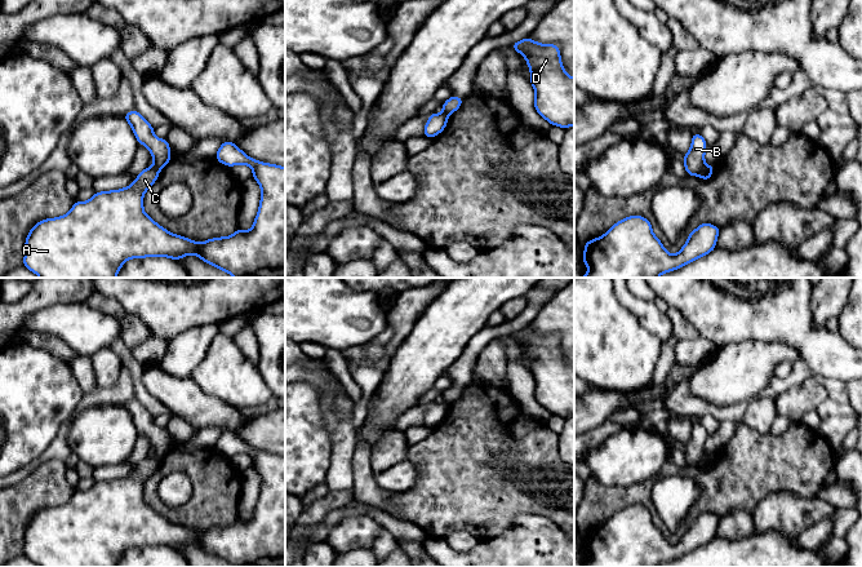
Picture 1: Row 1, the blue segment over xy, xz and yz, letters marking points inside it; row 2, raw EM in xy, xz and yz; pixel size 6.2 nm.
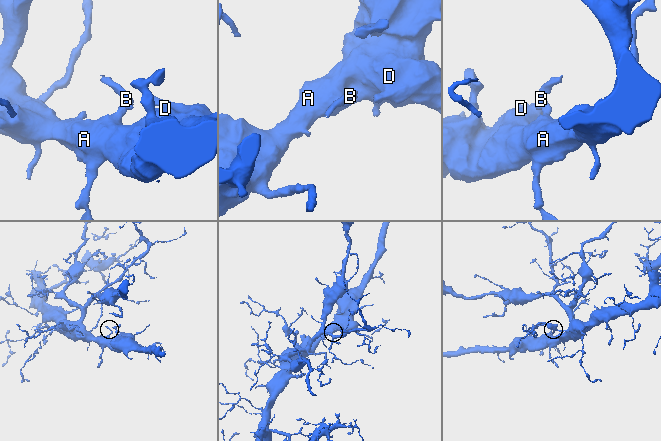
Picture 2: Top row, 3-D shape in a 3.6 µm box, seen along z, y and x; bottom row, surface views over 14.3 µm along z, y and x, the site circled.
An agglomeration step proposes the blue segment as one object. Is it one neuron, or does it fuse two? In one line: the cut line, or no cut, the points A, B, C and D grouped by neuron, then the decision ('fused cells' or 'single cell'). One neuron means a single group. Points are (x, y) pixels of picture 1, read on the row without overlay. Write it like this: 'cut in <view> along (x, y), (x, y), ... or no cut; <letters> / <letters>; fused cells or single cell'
cut in yz along (706, 455), (698, 465); A C D / B; fused cells

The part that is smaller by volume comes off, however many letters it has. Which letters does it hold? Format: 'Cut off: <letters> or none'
Cut off: B

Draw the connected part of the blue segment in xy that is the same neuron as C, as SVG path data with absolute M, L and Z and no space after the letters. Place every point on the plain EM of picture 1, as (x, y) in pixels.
M223 430L216 448L227 456L249 455L253 460L252 468L261 475L259 497L249 521L237 517L234 524L197 532L165 519L143 499L143 484L159 466L155 456L150 455L138 462L128 477L95 482L88 491L75 491L65 505L39 510L26 527L23 555L40 567L116 567L121 555L130 548L169 546L179 550L187 544L195 544L234 567L285 567L285 456L252 448L230 430Z

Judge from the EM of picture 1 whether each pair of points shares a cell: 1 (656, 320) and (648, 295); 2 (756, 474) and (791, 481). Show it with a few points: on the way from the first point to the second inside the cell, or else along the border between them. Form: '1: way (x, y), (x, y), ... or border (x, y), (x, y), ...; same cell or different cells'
1: border (629, 291), (652, 302); different cells
2: way (765, 474), (782, 474); same cell

